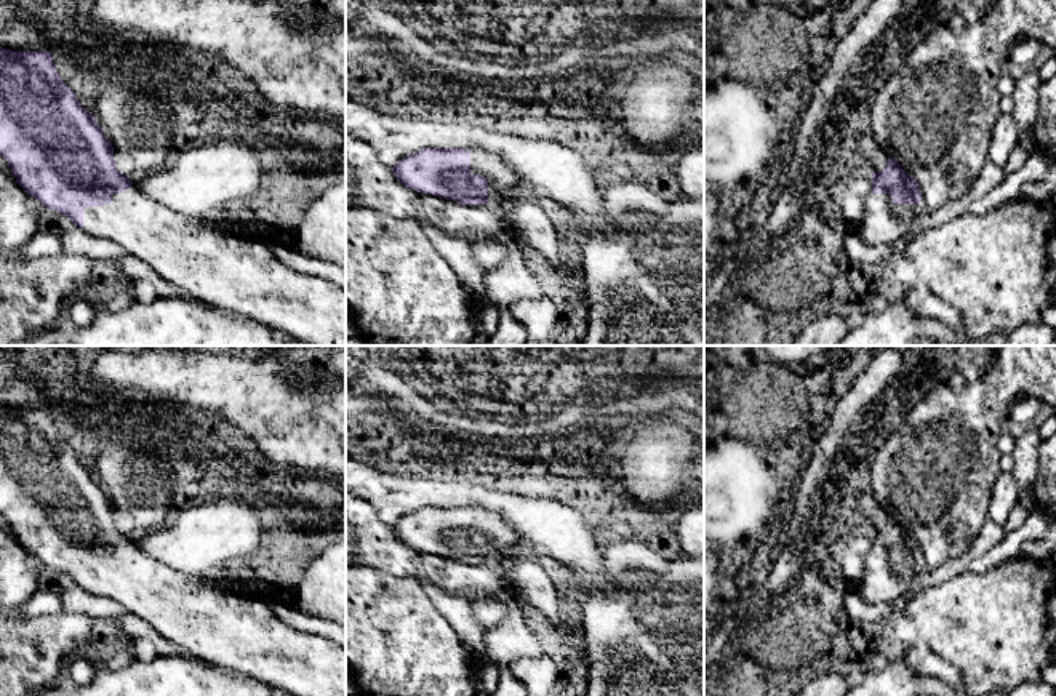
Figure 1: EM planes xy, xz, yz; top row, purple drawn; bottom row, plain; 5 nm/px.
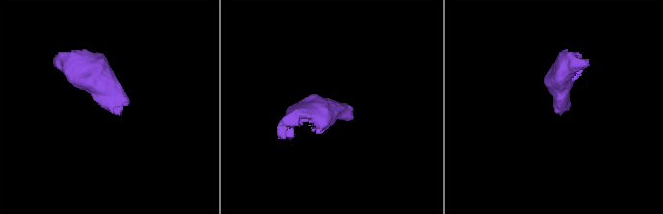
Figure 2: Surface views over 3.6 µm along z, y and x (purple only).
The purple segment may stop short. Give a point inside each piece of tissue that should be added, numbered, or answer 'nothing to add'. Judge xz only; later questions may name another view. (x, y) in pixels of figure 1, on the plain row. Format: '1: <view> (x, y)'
1: xz (504, 543)

